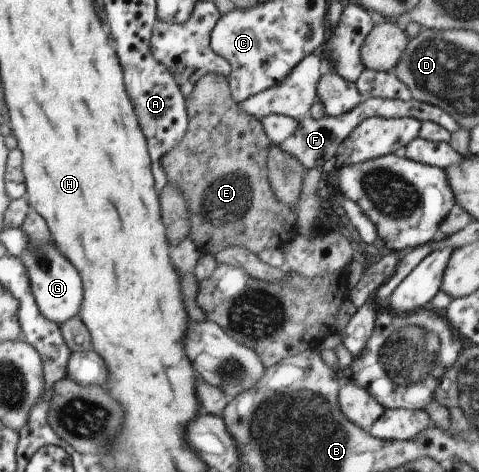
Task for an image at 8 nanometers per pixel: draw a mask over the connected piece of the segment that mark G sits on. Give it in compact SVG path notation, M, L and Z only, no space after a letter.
M28 211L20 230L26 234L26 238L30 242L30 250L24 252L22 256L16 256L16 258L26 268L26 276L28 276L30 290L38 312L46 320L57 325L67 322L68 318L76 317L78 310L80 310L80 302L82 302L82 286L80 286L78 272L70 266L70 262L62 254L56 252L56 248L52 248L46 224L40 215L36 214L36 211Z

